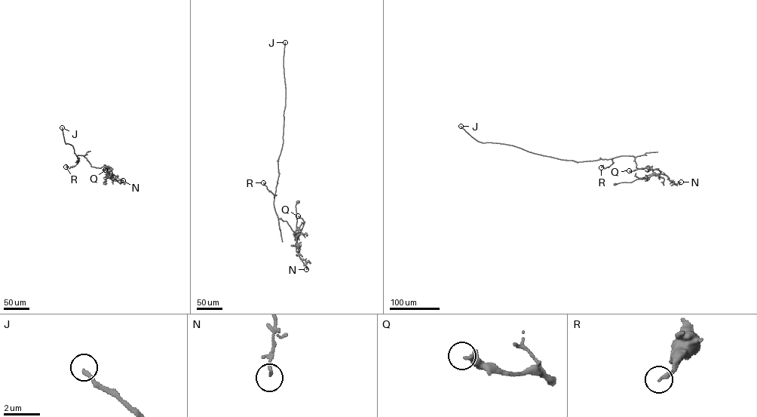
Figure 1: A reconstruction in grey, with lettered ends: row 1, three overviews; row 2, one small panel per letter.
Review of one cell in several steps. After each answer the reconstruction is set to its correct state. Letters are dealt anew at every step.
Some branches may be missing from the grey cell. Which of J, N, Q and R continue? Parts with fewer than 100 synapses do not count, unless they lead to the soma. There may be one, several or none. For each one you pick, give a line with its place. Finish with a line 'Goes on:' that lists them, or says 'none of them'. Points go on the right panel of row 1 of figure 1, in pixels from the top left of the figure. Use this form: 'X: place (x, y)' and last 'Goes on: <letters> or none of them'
J: place (461, 126)
Goes on: J

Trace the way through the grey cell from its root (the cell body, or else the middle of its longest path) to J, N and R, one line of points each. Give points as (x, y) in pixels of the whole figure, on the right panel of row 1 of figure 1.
J: (614, 184), (653, 170), (636, 167), (632, 156), (577, 162), (482, 142), (461, 126)
N: (614, 184), (631, 182), (653, 173), (666, 175), (675, 184), (681, 182)
R: (614, 184), (631, 182), (653, 170), (648, 166), (636, 167), (632, 156), (612, 157), (608, 167), (601, 167)

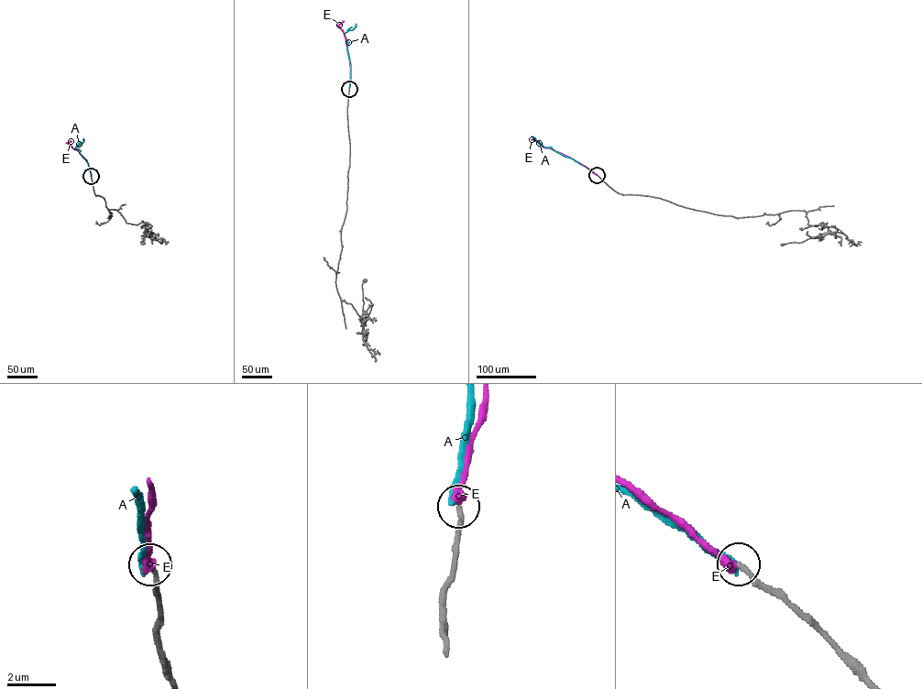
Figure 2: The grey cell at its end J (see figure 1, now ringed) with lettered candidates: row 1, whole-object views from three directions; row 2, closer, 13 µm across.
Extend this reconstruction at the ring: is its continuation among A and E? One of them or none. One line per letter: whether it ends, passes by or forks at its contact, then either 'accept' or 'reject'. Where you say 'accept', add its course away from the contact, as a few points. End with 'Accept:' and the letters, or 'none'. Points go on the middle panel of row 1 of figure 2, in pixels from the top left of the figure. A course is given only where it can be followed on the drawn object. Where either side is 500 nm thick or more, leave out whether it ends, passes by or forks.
A: it ends there; reject
E: it ends there; accept; it runs (349, 89), (350, 63), (345, 38), (339, 26), (344, 21)
Accept: E

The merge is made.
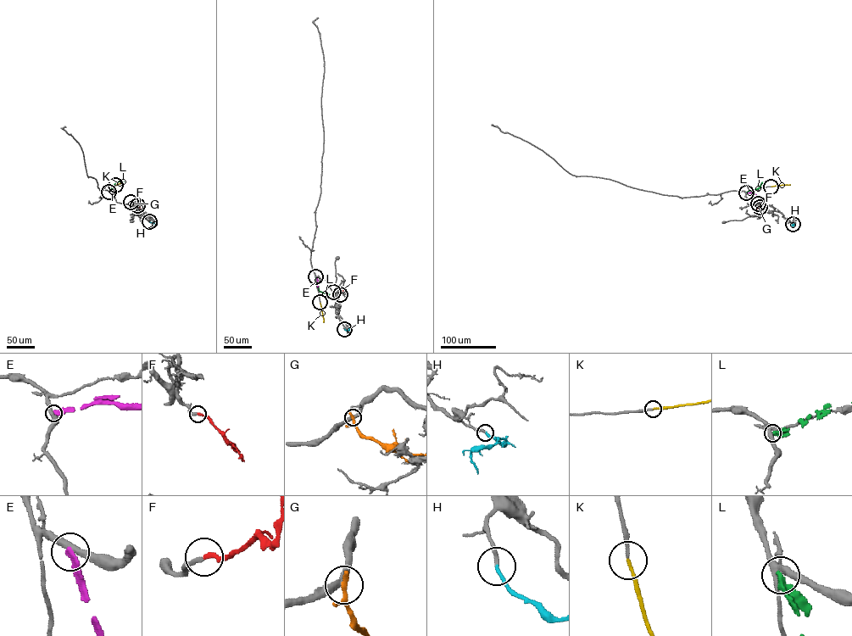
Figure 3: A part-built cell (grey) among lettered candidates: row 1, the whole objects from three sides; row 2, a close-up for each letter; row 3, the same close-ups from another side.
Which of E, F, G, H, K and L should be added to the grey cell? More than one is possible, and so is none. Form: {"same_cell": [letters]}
{"same_cell": ["F", "H", "K"]}

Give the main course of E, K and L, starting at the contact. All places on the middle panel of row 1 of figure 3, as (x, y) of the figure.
E: (316, 276), (317, 287)
K: (320, 302), (323, 322)
L: (315, 276), (319, 291), (329, 294)

